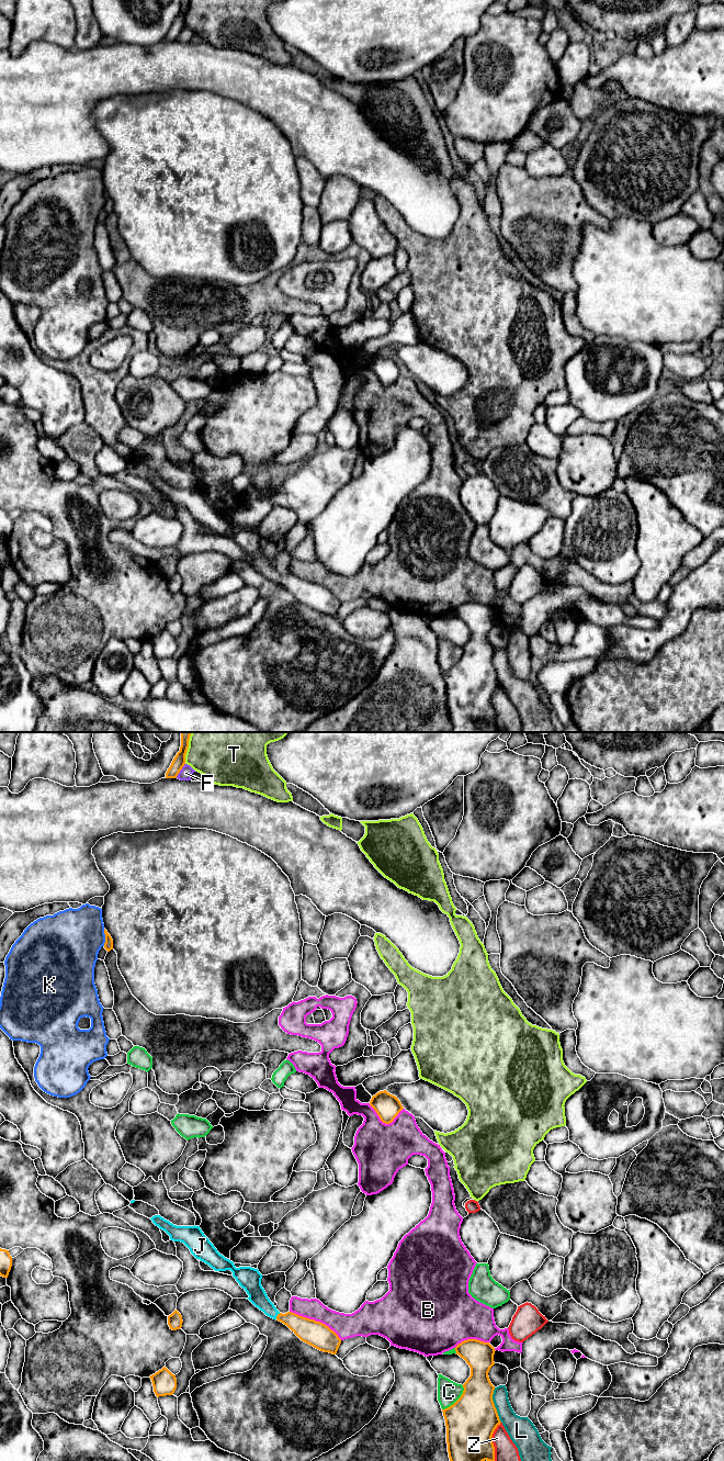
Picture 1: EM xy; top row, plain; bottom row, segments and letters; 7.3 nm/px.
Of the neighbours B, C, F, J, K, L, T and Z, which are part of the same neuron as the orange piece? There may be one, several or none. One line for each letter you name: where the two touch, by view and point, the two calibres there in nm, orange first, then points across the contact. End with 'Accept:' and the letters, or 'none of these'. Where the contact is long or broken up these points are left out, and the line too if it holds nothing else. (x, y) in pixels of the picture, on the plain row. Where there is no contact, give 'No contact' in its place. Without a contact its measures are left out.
J: Touches orange at xy (276, 579). Thickness 170 nm (orange) against 130 nm. Path across: xy (307, 593), (289, 581), (276, 579), (257, 557)
Accept: J

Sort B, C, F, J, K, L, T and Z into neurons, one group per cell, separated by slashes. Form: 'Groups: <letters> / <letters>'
Groups: B / C F / J / K / L / T / Z

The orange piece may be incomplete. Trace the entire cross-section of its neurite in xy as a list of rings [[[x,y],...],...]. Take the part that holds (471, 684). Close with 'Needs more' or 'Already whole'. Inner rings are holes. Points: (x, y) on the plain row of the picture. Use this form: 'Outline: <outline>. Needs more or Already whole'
Outline: [[[467,602],[455,614],[470,628],[471,638],[461,660],[442,672],[451,732],[484,732],[483,723],[495,724],[491,699],[501,685],[493,663],[495,649],[488,639],[496,613],[489,605]]]. Already whole

